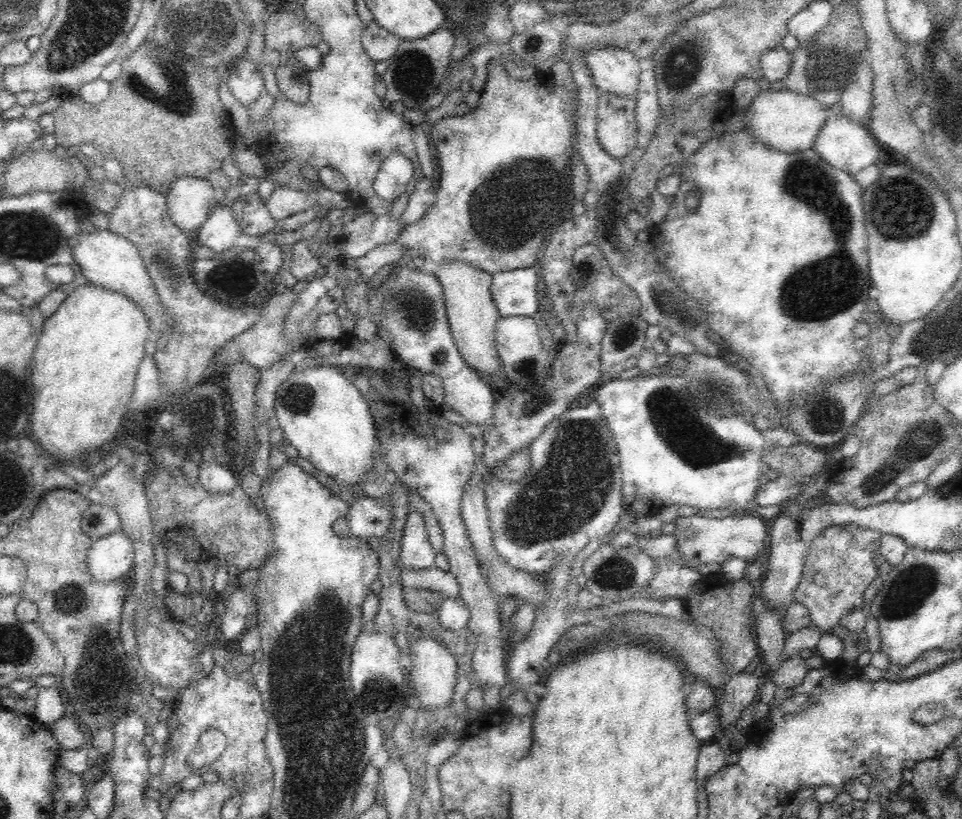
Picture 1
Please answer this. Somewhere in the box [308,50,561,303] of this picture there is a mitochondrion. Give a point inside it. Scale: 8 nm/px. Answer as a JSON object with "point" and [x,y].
{"point":[414,64]}

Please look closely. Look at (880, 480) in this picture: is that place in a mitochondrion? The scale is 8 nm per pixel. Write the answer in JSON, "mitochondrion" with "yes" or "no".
{"mitochondrion":"yes"}

